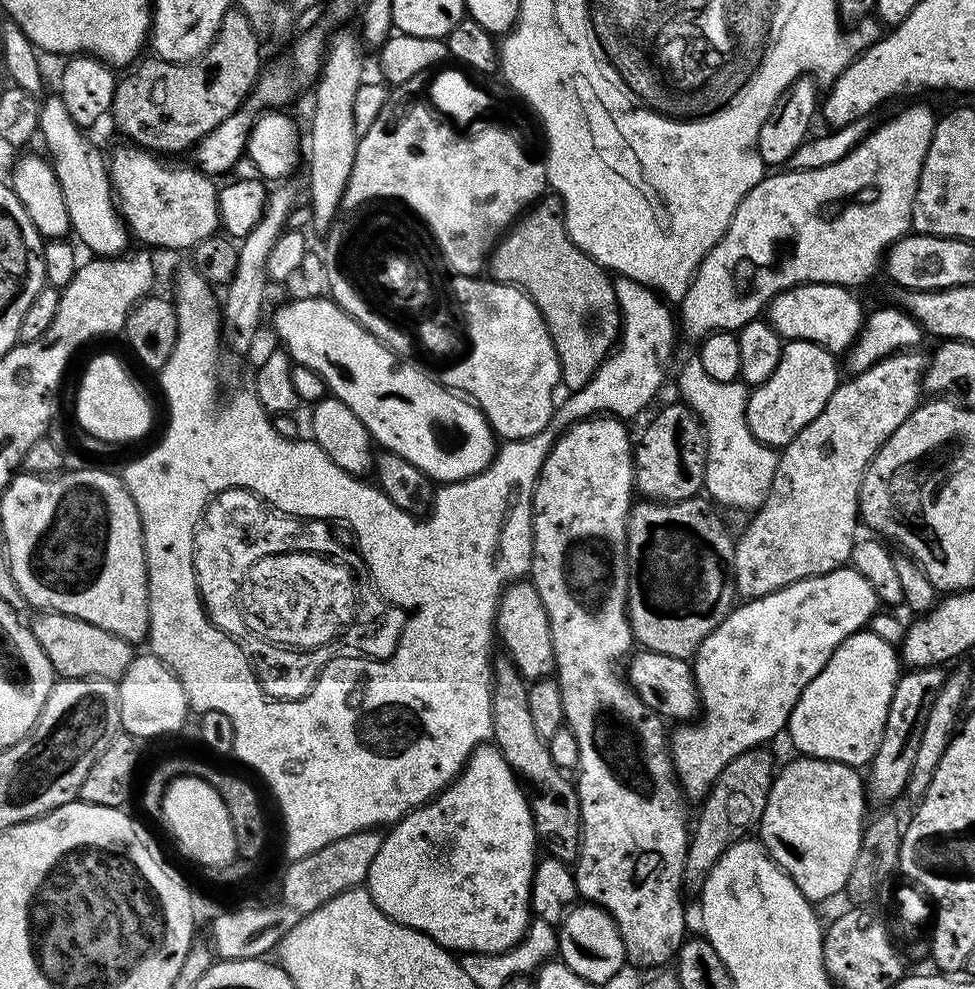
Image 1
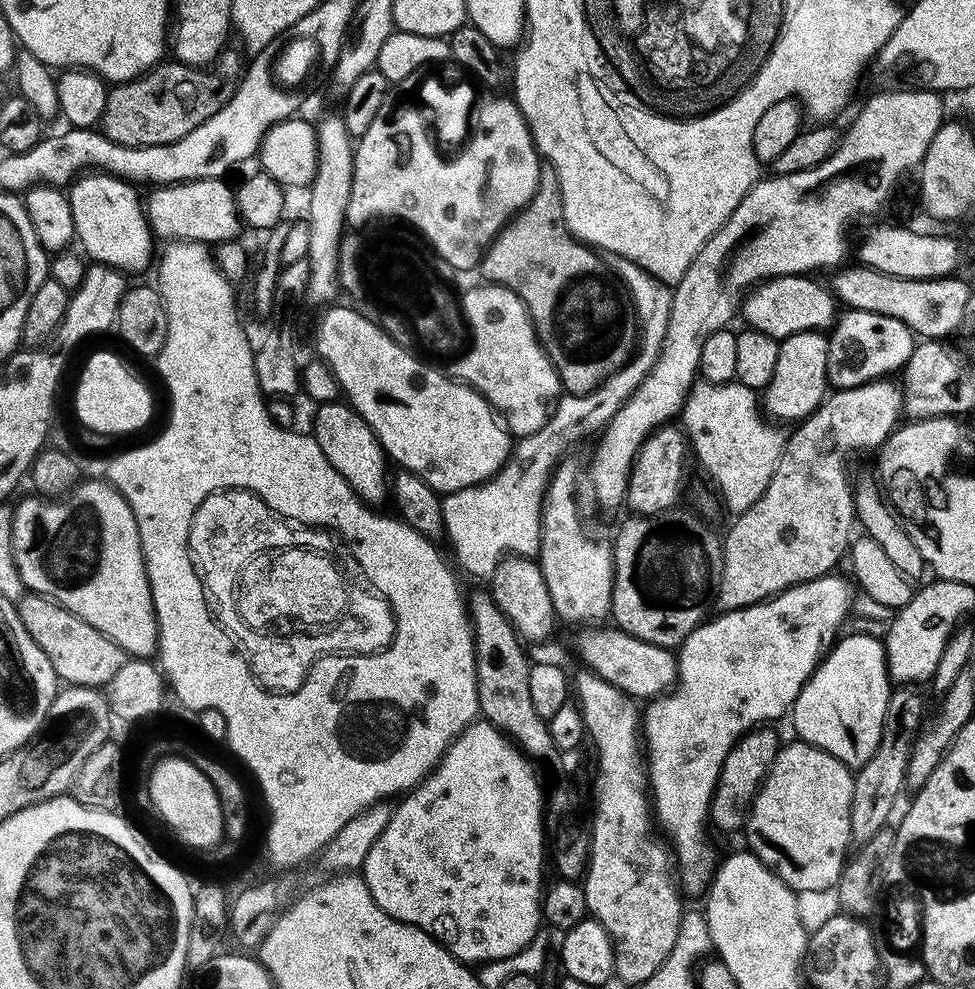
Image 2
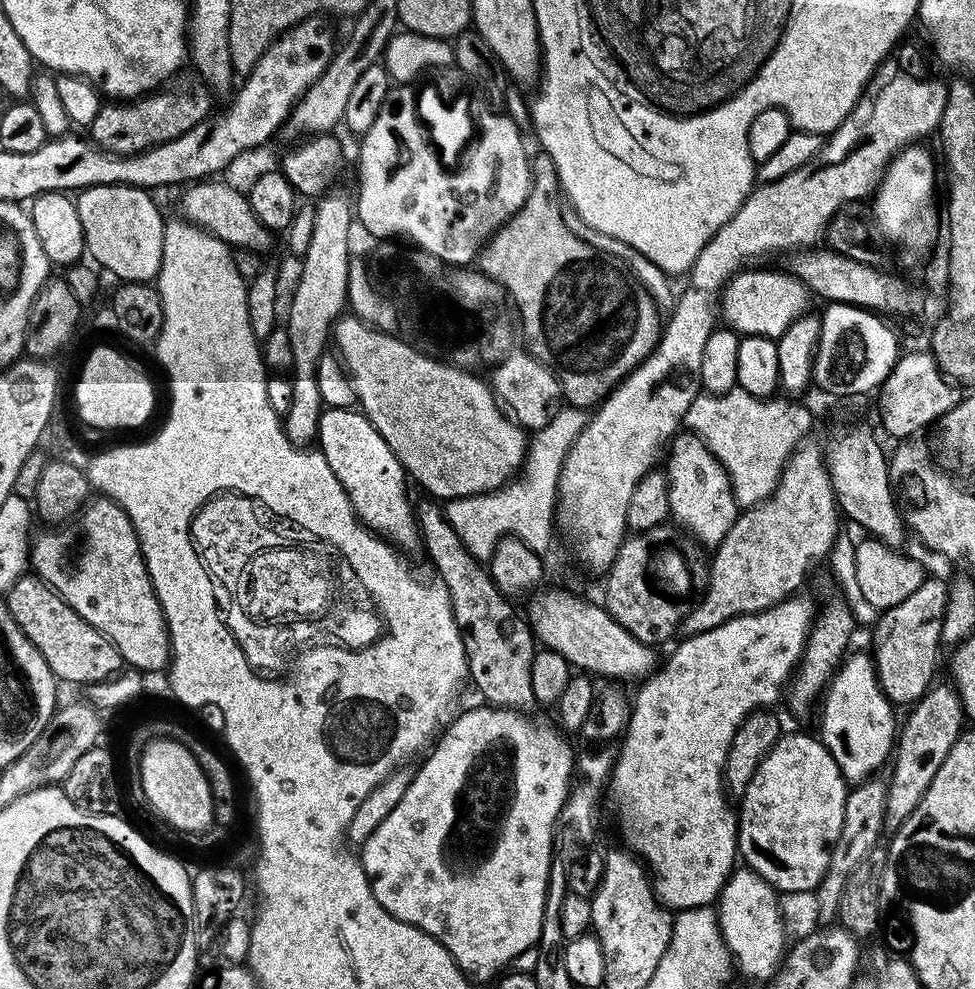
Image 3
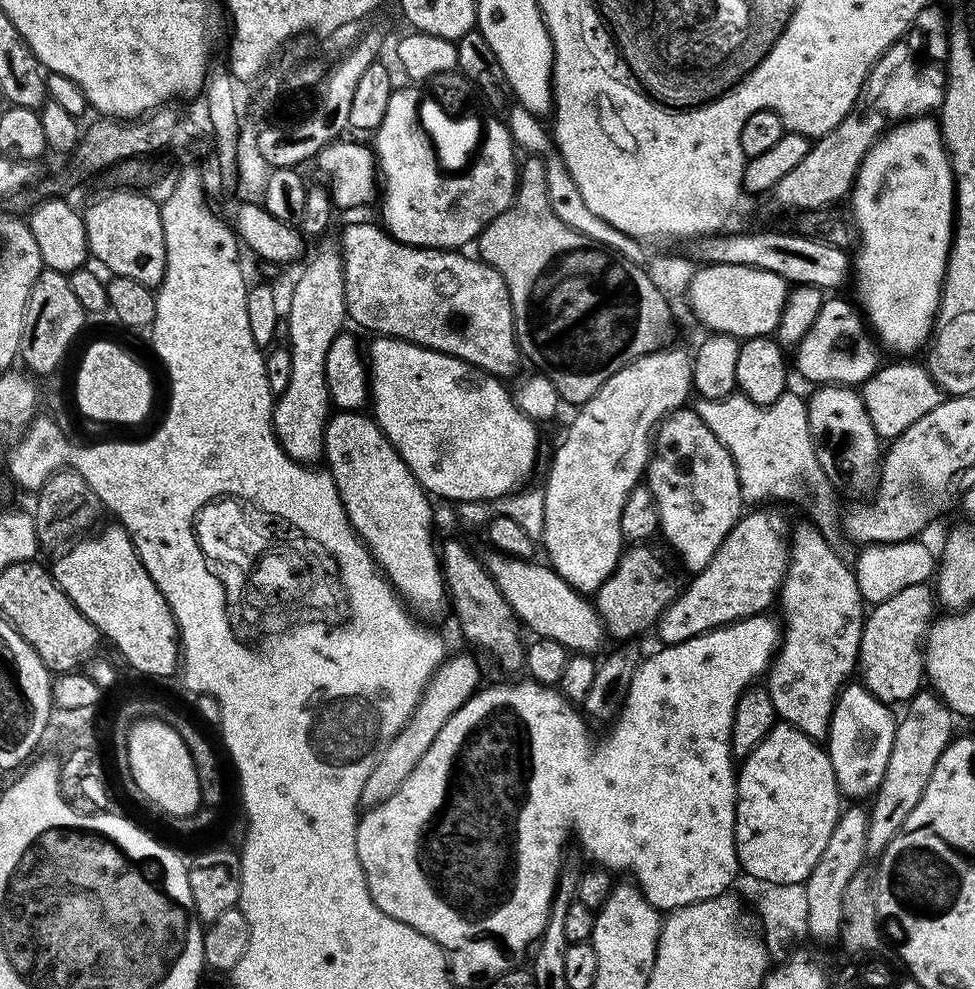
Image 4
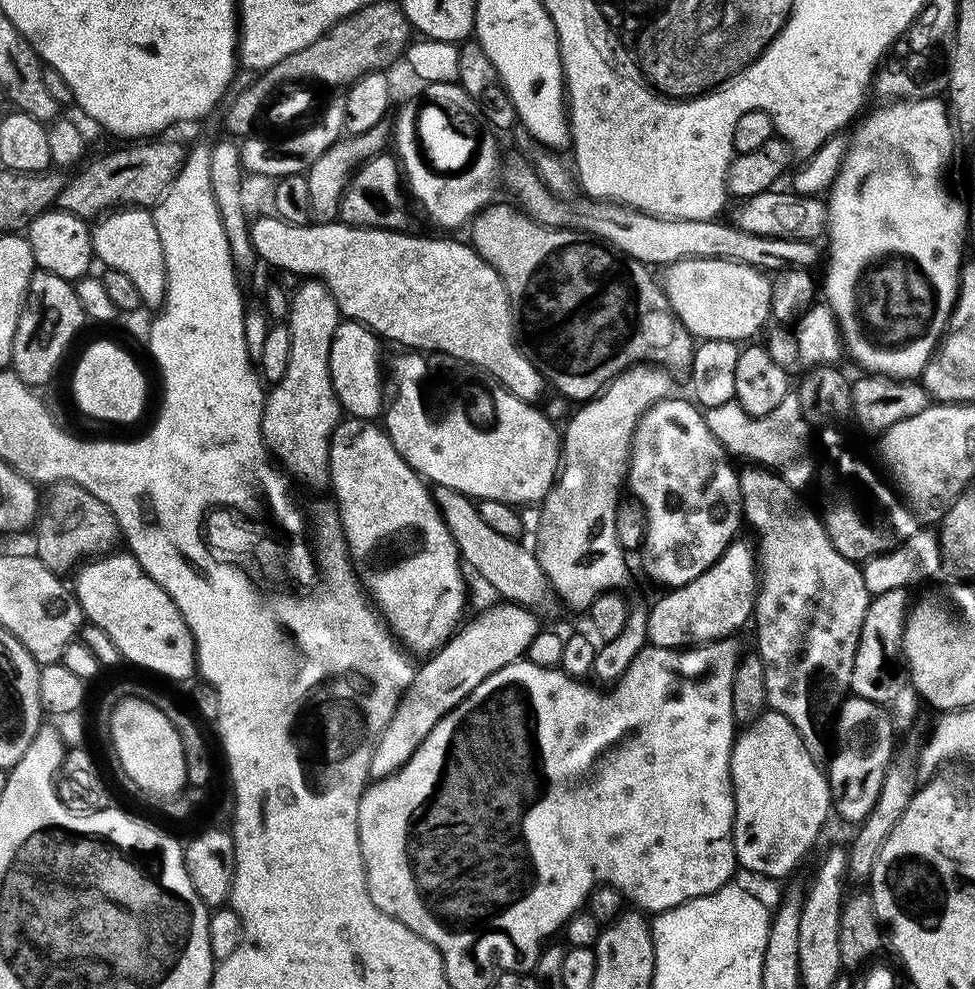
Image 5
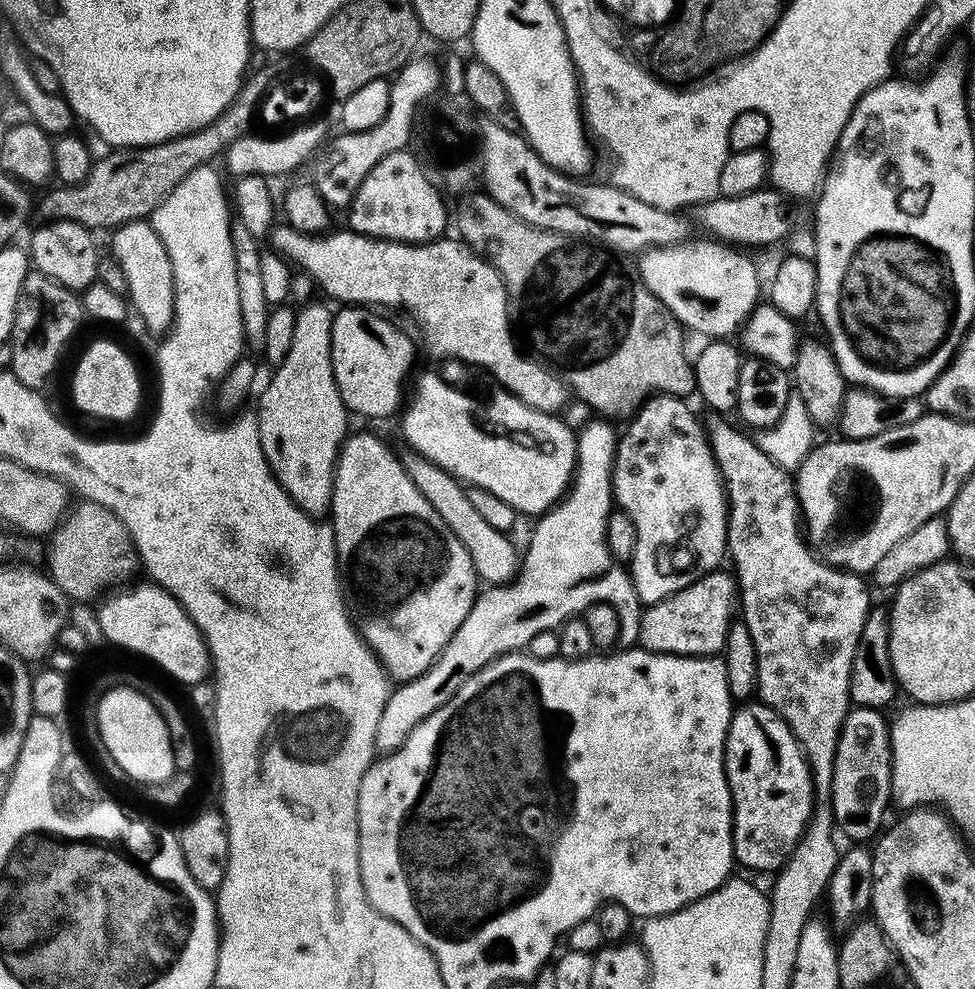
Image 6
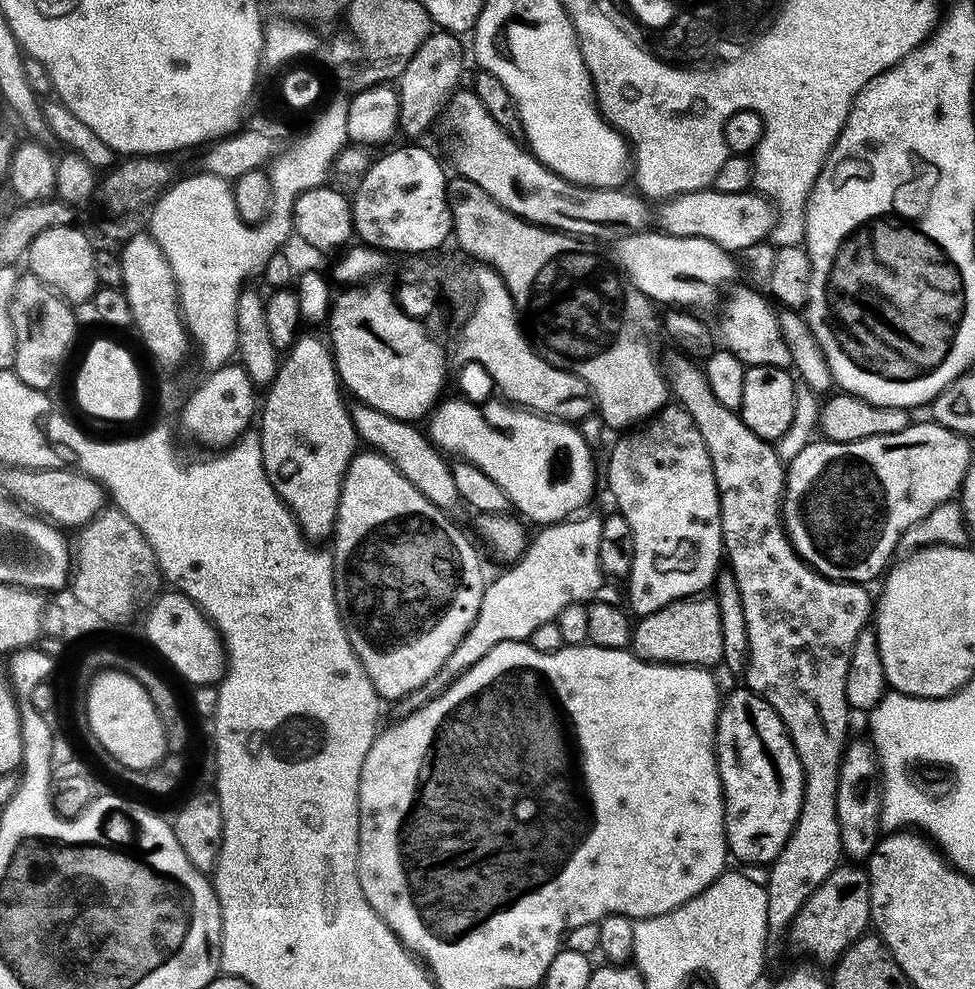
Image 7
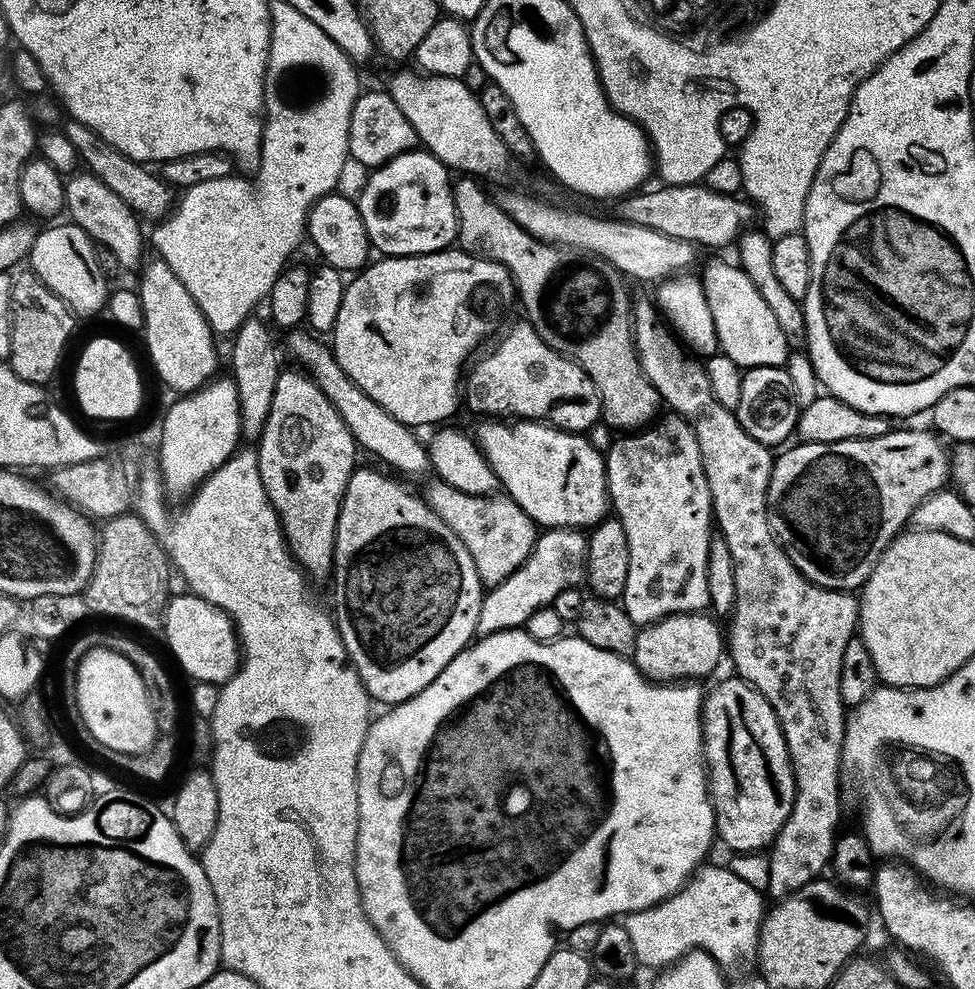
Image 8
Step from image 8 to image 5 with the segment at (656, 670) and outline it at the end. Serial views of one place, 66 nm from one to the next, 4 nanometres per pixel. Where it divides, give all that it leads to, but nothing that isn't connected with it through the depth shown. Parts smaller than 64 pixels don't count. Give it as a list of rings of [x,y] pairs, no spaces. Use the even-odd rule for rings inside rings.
[[[741,538],[733,539],[727,550],[707,570],[698,574],[694,582],[686,582],[677,588],[669,588],[648,608],[648,644],[653,648],[691,648],[697,644],[709,644],[712,640],[726,640],[737,635],[744,623],[753,619],[756,611],[758,587],[758,561],[754,548]]]

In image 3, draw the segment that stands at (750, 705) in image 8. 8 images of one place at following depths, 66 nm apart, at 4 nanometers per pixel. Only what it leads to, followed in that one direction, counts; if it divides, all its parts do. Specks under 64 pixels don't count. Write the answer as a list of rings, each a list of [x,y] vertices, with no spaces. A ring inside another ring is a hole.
[[[804,732],[781,735],[766,758],[762,758],[754,778],[750,778],[750,786],[746,786],[738,800],[739,859],[780,894],[785,888],[815,893],[830,866],[834,842],[838,842],[838,834],[842,834],[842,814],[846,814],[849,785],[823,740],[812,736]]]

